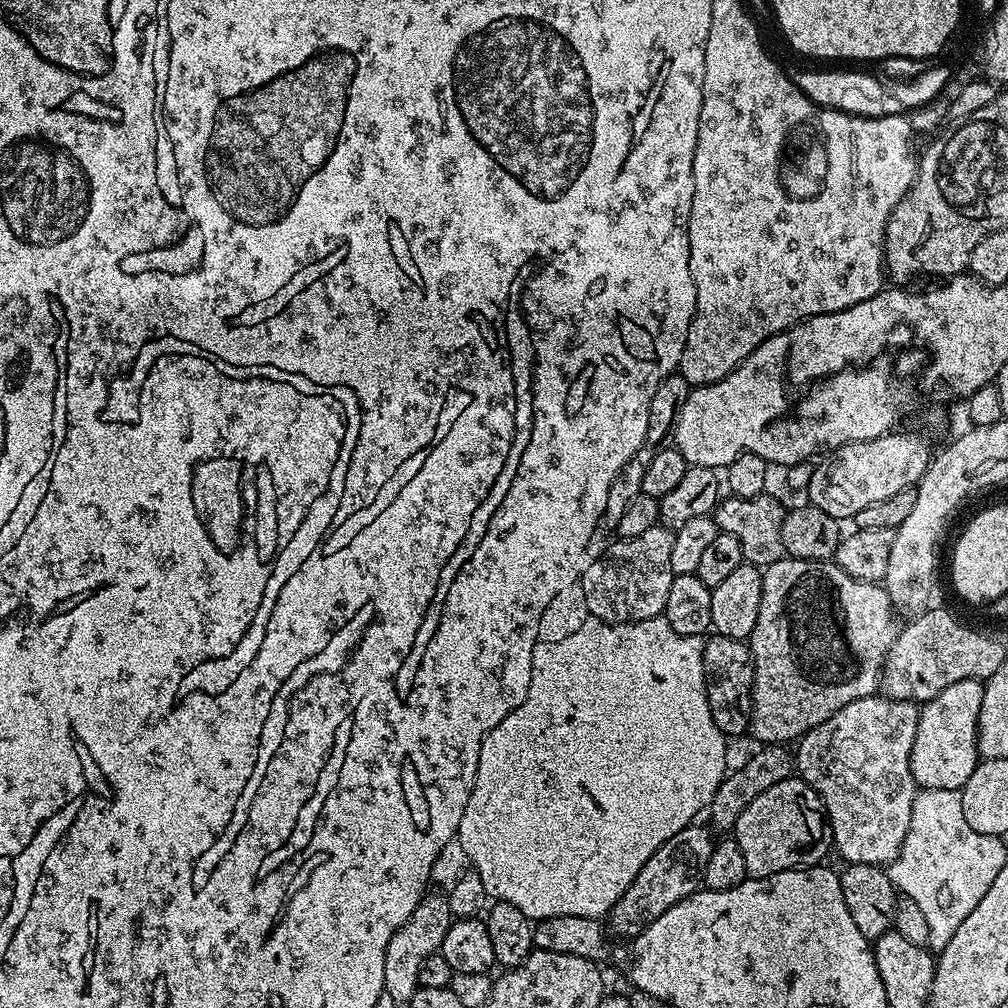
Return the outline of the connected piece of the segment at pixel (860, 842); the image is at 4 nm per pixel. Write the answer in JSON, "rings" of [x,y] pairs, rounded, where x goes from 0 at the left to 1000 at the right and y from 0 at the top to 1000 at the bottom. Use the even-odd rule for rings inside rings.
{"rings":[[[872,688],[851,692],[831,704],[819,716],[808,720],[795,730],[788,742],[788,762],[813,790],[821,817],[825,820],[825,836],[833,844],[838,858],[868,857],[880,859],[895,843],[895,835],[903,823],[903,804],[911,785],[903,768],[903,744],[911,724],[912,701],[904,694],[884,694]]]}

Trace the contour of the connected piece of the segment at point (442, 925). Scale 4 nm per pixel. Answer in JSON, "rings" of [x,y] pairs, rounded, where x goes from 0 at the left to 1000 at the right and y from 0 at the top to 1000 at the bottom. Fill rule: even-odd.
{"rings":[[[422,888],[411,903],[411,907],[407,907],[405,914],[391,926],[383,938],[381,988],[390,997],[403,998],[407,994],[407,990],[411,990],[417,975],[417,963],[423,950],[427,950],[432,944],[437,943],[438,935],[442,931],[442,923],[446,923],[448,918],[450,910],[444,898],[443,888],[429,888]]]}

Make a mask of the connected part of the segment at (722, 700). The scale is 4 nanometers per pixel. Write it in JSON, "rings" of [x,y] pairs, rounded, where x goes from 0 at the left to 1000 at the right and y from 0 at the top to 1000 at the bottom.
{"rings":[[[706,629],[698,635],[698,672],[700,688],[708,712],[708,720],[719,732],[734,730],[743,725],[746,717],[746,682],[748,681],[746,646],[737,635]]]}

